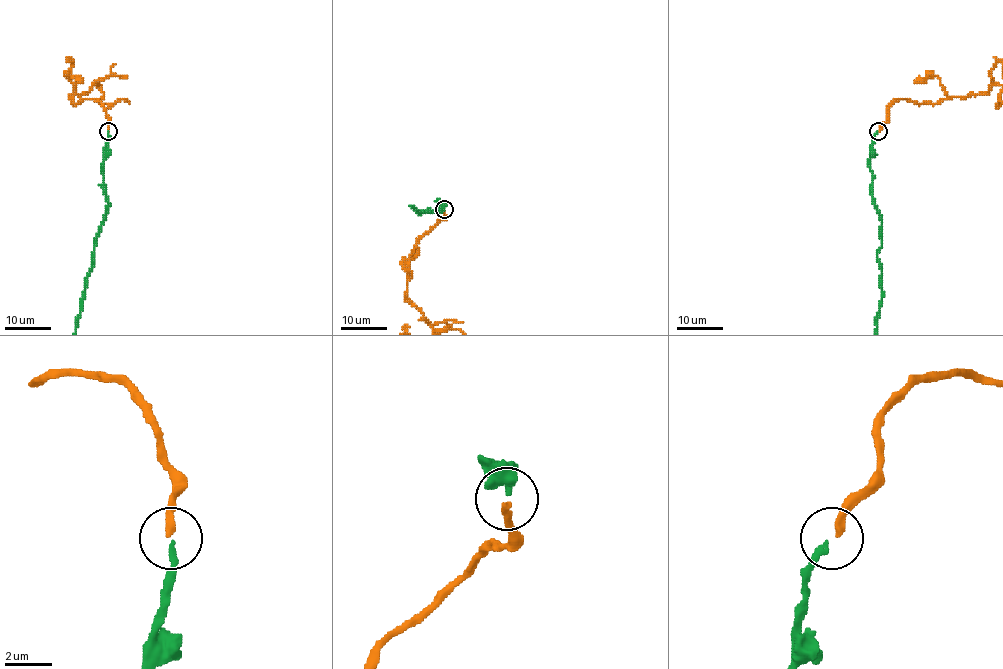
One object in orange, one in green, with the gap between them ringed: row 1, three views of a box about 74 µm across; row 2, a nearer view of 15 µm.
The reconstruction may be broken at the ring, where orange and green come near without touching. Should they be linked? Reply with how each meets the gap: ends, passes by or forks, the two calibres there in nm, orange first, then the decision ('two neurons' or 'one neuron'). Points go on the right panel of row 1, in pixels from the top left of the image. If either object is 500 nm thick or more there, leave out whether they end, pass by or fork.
orange ends there; green ends there; 280 nm thick on the orange side, 240 nm on the other; one neuron

